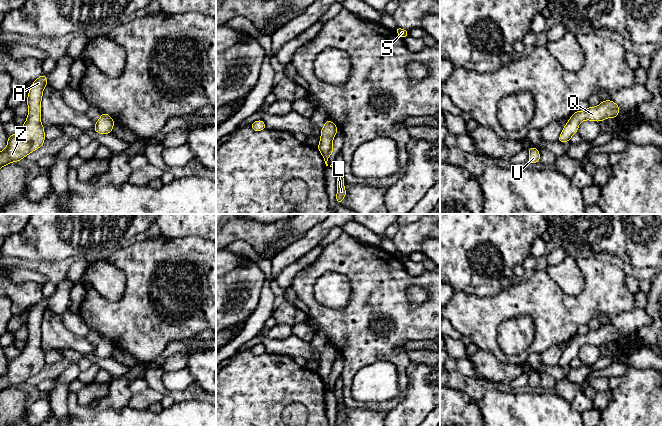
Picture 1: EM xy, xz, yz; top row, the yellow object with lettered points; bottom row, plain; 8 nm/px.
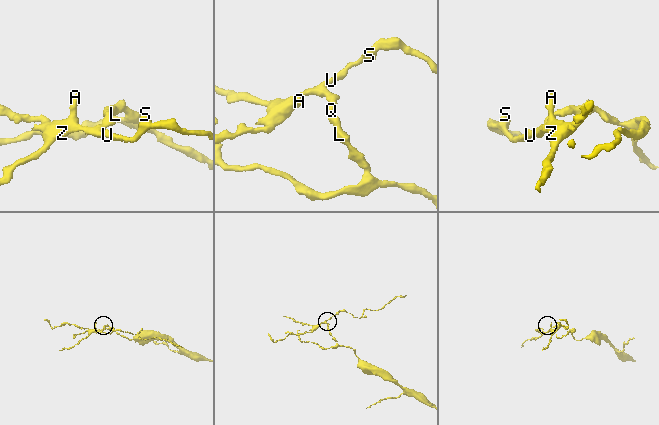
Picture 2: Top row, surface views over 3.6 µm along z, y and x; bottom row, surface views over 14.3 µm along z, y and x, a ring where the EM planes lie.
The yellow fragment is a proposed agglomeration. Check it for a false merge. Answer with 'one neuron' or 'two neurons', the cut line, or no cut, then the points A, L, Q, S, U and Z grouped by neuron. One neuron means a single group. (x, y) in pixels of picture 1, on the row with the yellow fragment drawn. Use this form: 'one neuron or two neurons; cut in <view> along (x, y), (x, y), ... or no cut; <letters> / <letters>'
one neuron; no cut; A L Q S U Z

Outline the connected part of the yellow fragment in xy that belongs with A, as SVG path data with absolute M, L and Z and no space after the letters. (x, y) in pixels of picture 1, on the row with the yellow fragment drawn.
M45 74L32 83L27 96L27 119L19 132L9 135L6 148L0 152L0 168L12 162L19 162L44 144L45 128L41 124L41 101L47 85Z

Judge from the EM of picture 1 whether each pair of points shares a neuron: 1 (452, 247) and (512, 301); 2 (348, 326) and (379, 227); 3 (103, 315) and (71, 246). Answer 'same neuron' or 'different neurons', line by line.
1: different neurons
2: different neurons
3: different neurons

